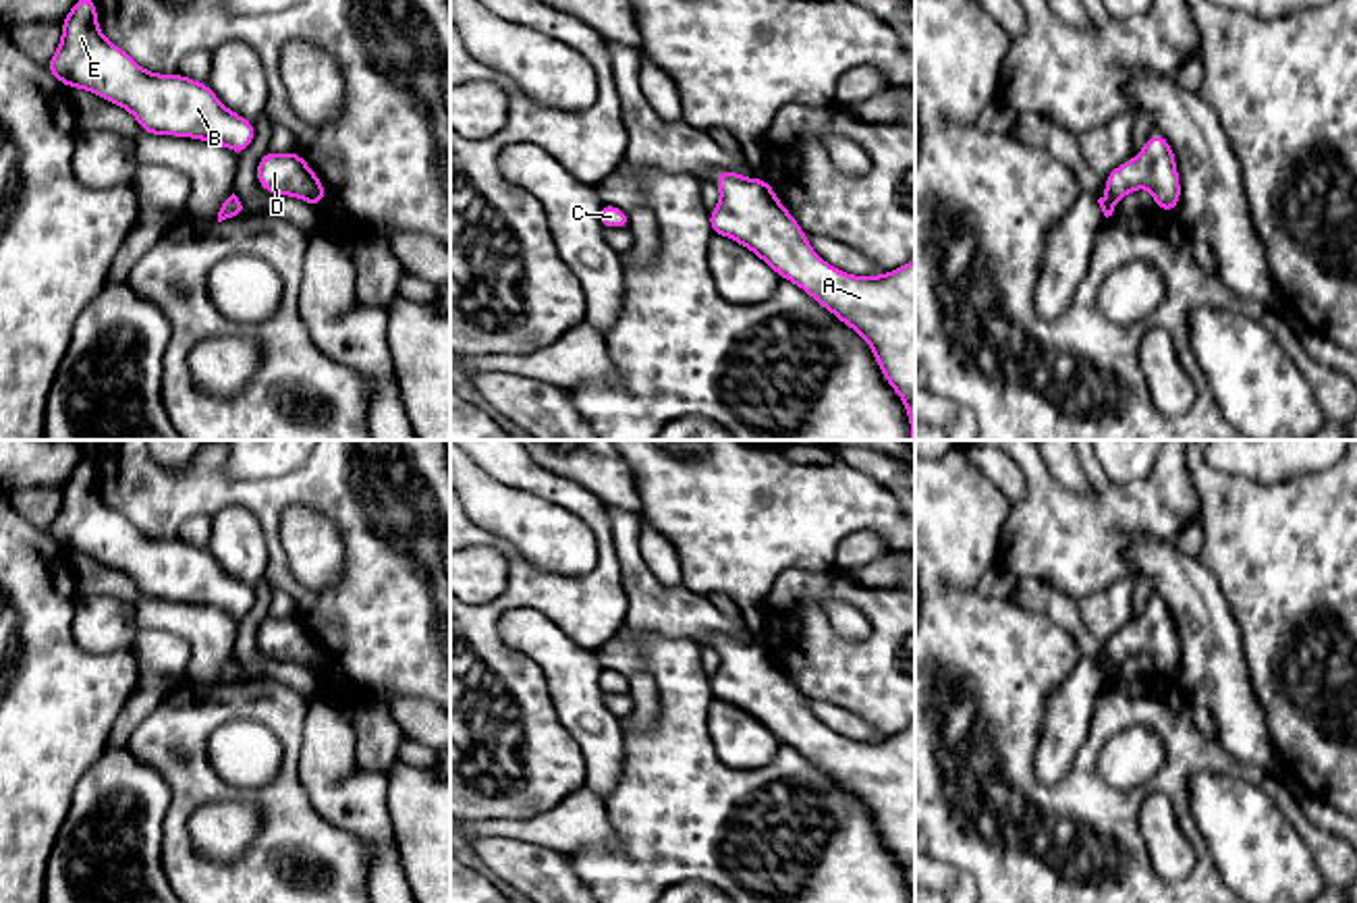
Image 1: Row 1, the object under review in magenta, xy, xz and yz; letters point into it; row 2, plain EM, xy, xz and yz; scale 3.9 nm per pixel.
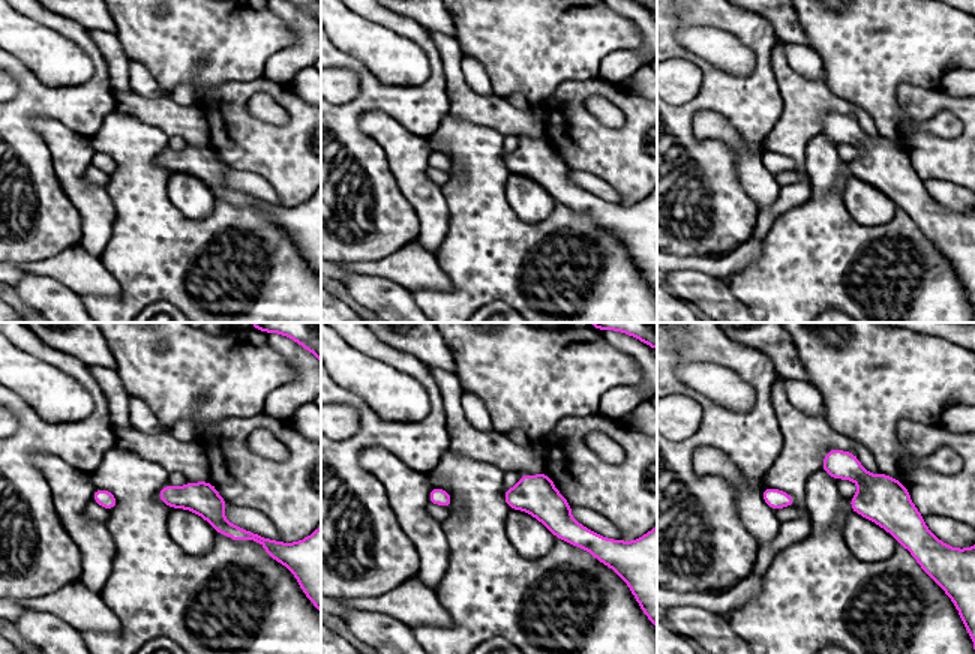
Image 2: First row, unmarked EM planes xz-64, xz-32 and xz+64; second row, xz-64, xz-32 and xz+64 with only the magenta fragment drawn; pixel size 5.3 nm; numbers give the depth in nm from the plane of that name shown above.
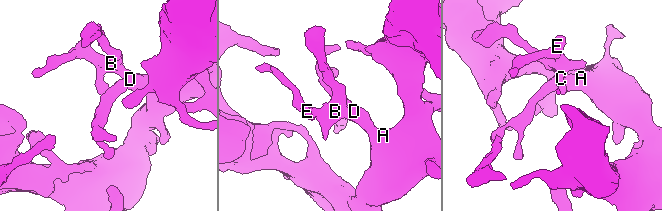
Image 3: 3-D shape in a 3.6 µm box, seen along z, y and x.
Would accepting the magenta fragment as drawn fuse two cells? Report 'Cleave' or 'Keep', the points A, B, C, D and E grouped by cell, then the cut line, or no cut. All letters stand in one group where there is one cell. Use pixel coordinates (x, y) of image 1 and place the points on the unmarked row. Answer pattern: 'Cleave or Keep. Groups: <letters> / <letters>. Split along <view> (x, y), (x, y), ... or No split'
Keep. Groups: A B C D E. No split

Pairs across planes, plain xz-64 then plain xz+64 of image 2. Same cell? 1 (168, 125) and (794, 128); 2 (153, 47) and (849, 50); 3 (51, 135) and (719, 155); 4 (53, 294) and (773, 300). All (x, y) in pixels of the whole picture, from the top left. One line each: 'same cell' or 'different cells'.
1: same cell
2: same cell
3: different cells
4: different cells

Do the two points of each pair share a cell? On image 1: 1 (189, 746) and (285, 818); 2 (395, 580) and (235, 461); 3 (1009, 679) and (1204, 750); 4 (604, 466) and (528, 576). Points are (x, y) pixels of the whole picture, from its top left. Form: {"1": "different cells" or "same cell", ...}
{"1": "same cell", "2": "different cells", "3": "same cell", "4": "different cells"}

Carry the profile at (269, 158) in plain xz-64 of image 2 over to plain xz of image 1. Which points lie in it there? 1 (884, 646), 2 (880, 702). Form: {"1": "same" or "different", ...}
{"1": "same", "2": "same"}

